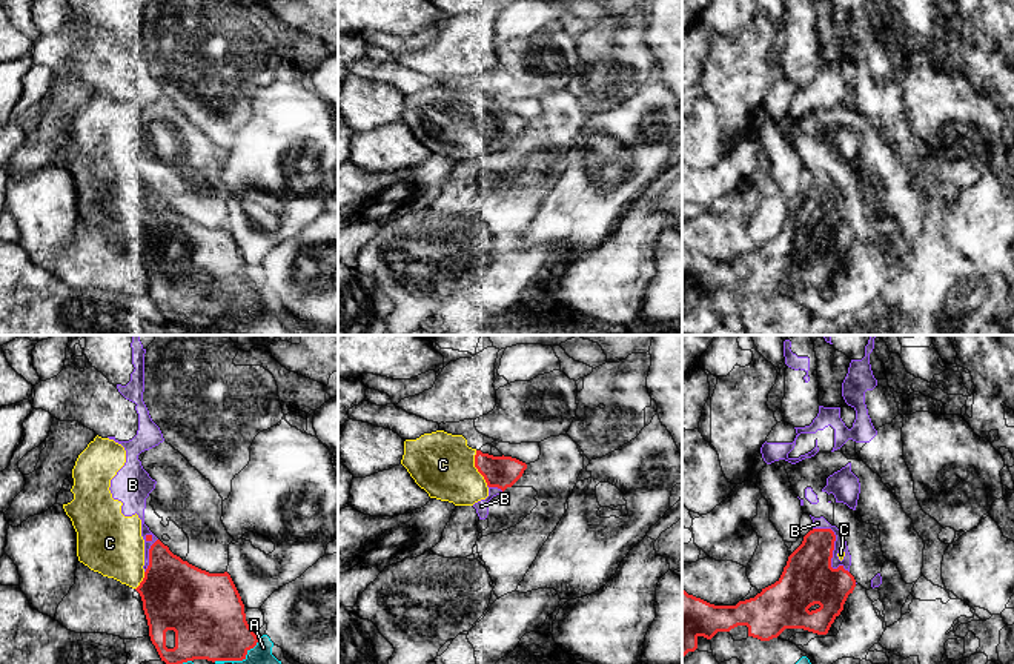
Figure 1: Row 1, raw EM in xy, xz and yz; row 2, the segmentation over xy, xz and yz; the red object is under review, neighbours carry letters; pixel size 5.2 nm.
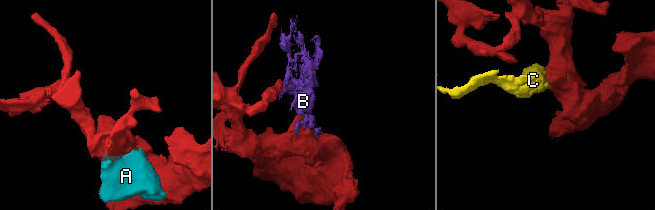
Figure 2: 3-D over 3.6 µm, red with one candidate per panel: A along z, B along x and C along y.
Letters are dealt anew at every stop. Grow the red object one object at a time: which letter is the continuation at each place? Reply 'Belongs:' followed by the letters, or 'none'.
Belongs: C

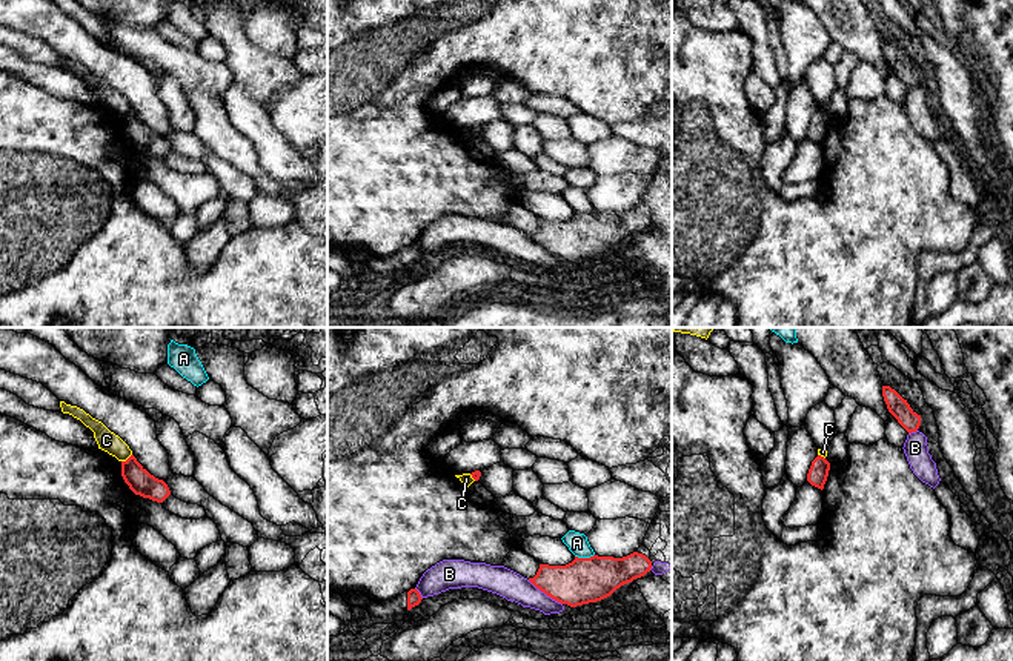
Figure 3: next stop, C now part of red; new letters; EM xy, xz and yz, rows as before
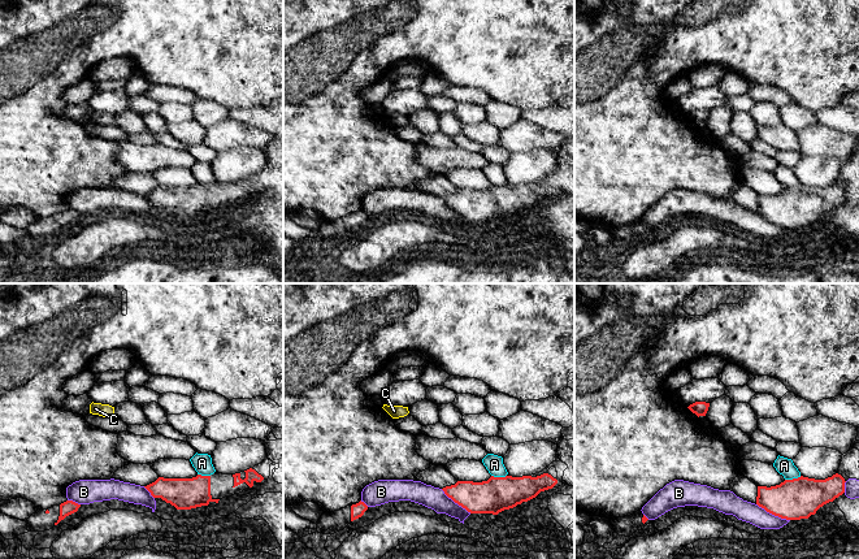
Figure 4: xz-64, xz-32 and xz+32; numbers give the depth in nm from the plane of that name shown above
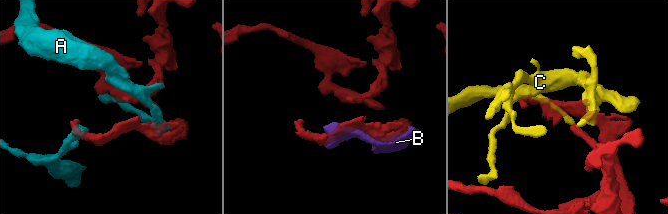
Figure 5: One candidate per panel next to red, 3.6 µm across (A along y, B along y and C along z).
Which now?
Belongs: none

